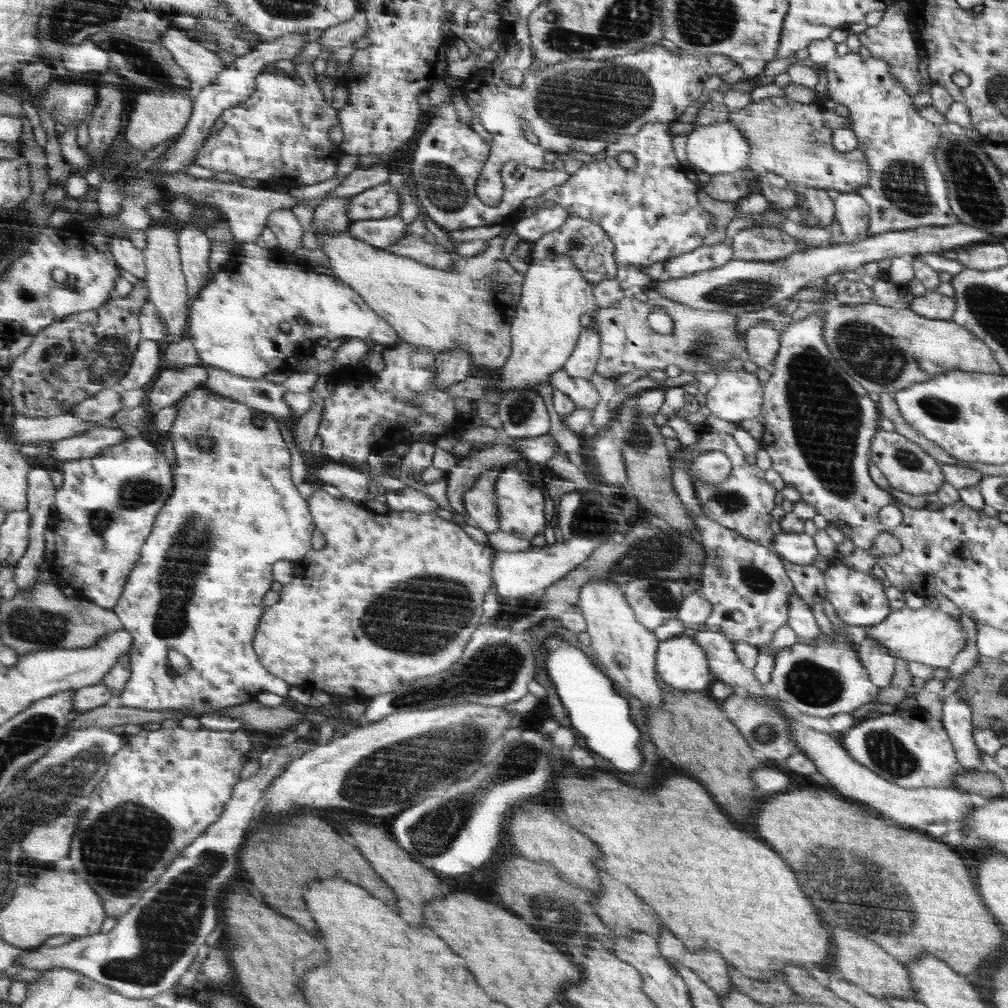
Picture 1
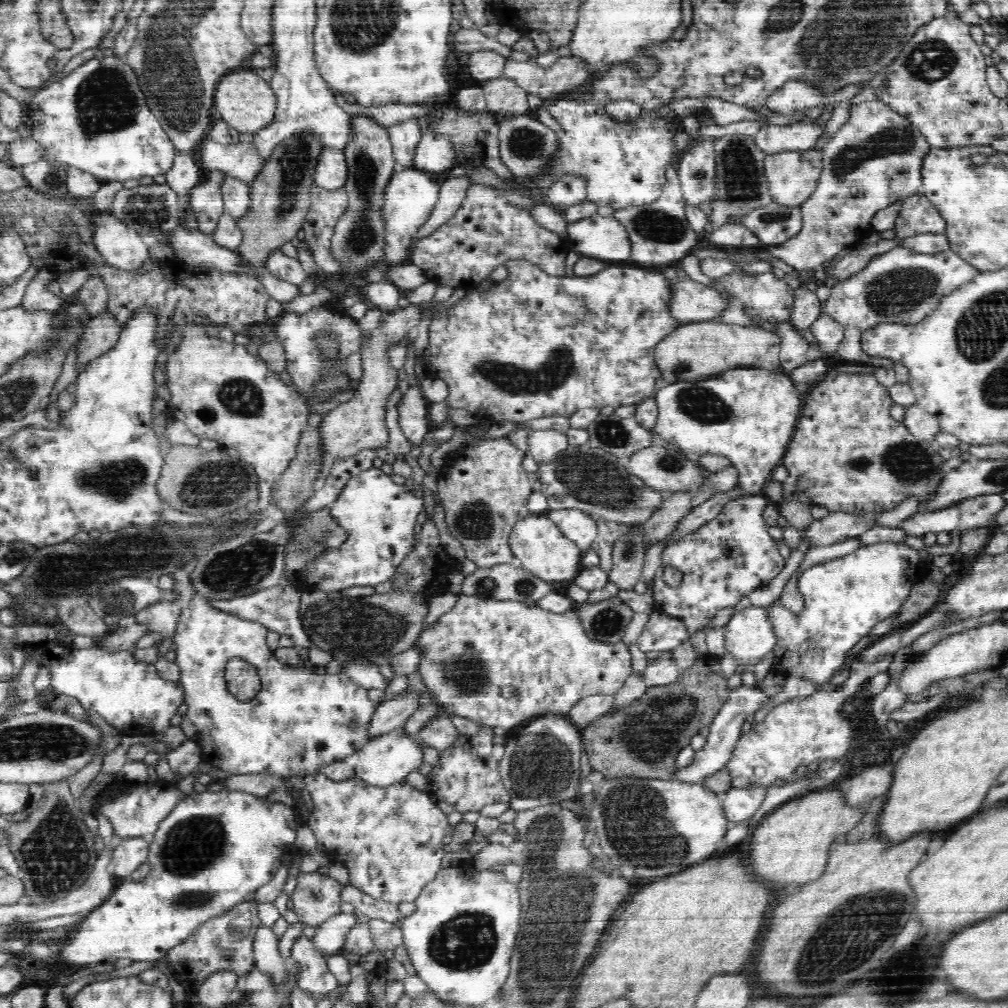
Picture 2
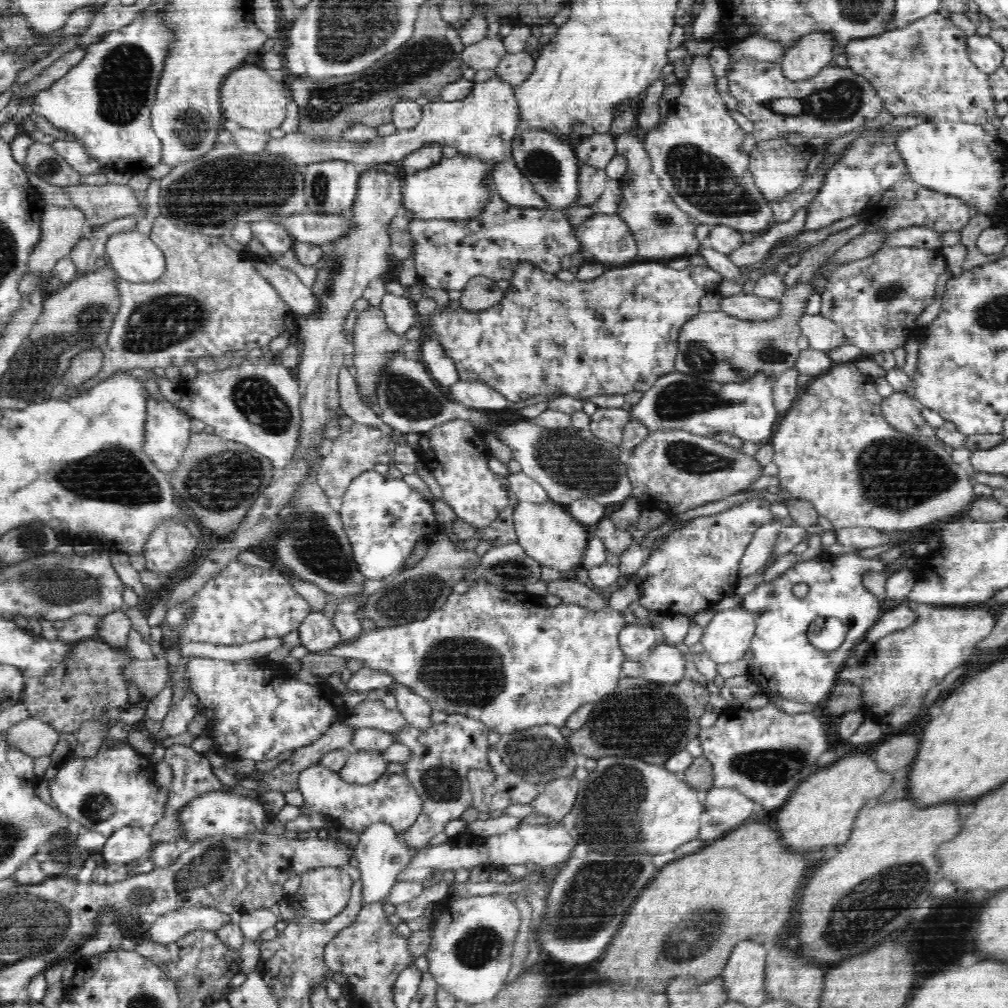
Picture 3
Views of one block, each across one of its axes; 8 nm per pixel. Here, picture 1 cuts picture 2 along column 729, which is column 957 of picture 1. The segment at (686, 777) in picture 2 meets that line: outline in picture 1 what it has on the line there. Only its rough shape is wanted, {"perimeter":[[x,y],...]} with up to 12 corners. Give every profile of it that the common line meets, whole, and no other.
{"perimeter":[[945,696],[940,720],[962,768],[978,772],[970,704]]}

